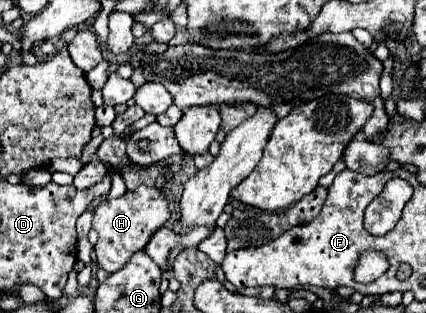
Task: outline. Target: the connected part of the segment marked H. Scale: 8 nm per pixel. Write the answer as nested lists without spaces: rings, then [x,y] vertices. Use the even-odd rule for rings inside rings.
[[[139,185],[135,191],[127,191],[119,199],[107,199],[103,201],[93,215],[93,229],[99,233],[99,241],[95,245],[97,263],[107,273],[115,273],[125,267],[125,263],[131,259],[133,253],[143,251],[153,233],[167,223],[171,217],[167,197],[161,189]]]

